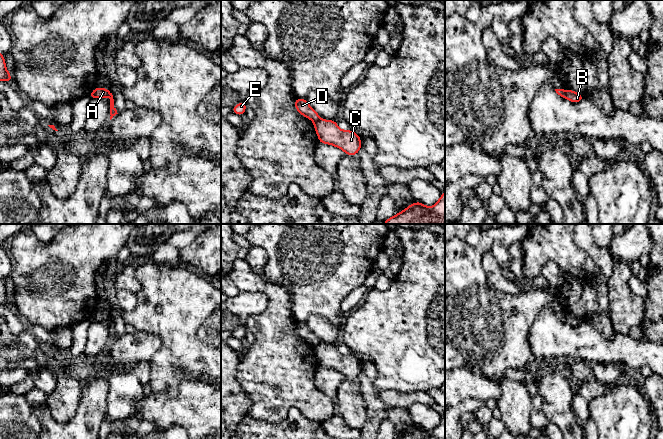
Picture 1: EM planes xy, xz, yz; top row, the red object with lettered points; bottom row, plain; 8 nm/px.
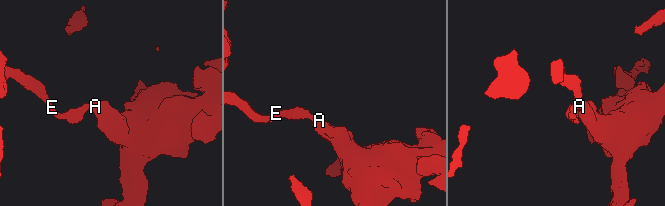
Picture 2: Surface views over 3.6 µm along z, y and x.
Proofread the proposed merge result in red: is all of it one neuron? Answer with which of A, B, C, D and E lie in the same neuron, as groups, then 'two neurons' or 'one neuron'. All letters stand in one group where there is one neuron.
groups A B C / D E; two neurons

